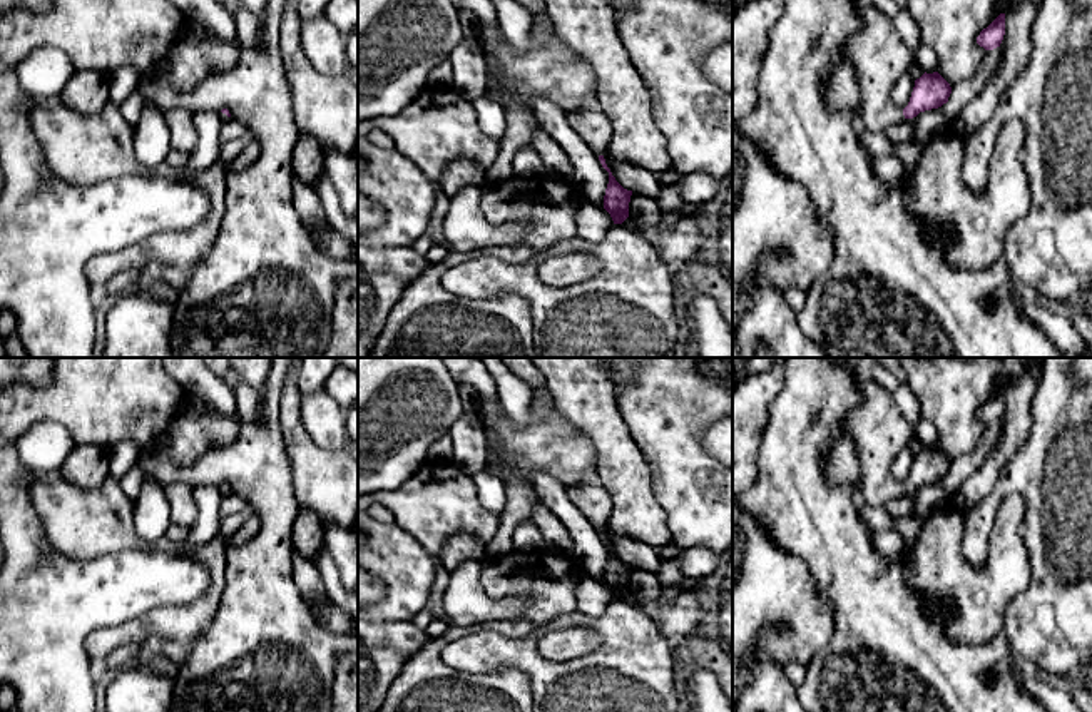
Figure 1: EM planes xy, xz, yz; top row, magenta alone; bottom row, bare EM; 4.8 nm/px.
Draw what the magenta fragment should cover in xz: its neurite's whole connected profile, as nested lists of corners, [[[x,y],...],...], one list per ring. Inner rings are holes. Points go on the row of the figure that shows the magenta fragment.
[[[575,110],[567,114],[567,122],[575,134],[599,155],[602,167],[609,172],[609,184],[604,196],[604,209],[610,214],[614,224],[622,224],[629,217],[629,202],[632,191],[624,189],[605,164],[604,154],[612,139],[610,120],[599,110]]]

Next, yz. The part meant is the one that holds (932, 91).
[[[853,0],[860,12],[860,30],[848,38],[848,53],[855,64],[861,90],[861,122],[866,130],[883,132],[920,112],[938,109],[948,102],[950,84],[938,74],[923,74],[915,80],[908,105],[900,110],[890,92],[913,60],[913,52],[900,37],[891,18],[870,0]]]

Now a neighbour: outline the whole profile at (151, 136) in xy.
[[[149,104],[134,125],[132,140],[135,157],[145,169],[154,170],[164,164],[171,152],[171,134],[164,112]]]

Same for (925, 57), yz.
[[[920,45],[915,53],[913,53],[913,60],[926,72],[926,74],[933,74],[938,70],[938,57],[935,53],[935,50],[928,45]]]

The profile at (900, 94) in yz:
[[[908,72],[901,74],[895,82],[890,92],[890,99],[900,110],[903,110],[908,105],[913,87],[915,87],[915,80]]]

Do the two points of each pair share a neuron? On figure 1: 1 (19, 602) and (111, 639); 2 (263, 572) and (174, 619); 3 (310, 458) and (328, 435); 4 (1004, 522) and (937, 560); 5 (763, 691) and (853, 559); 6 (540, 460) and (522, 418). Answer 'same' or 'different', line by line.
1: different
2: different
3: different
4: same
5: different
6: different

